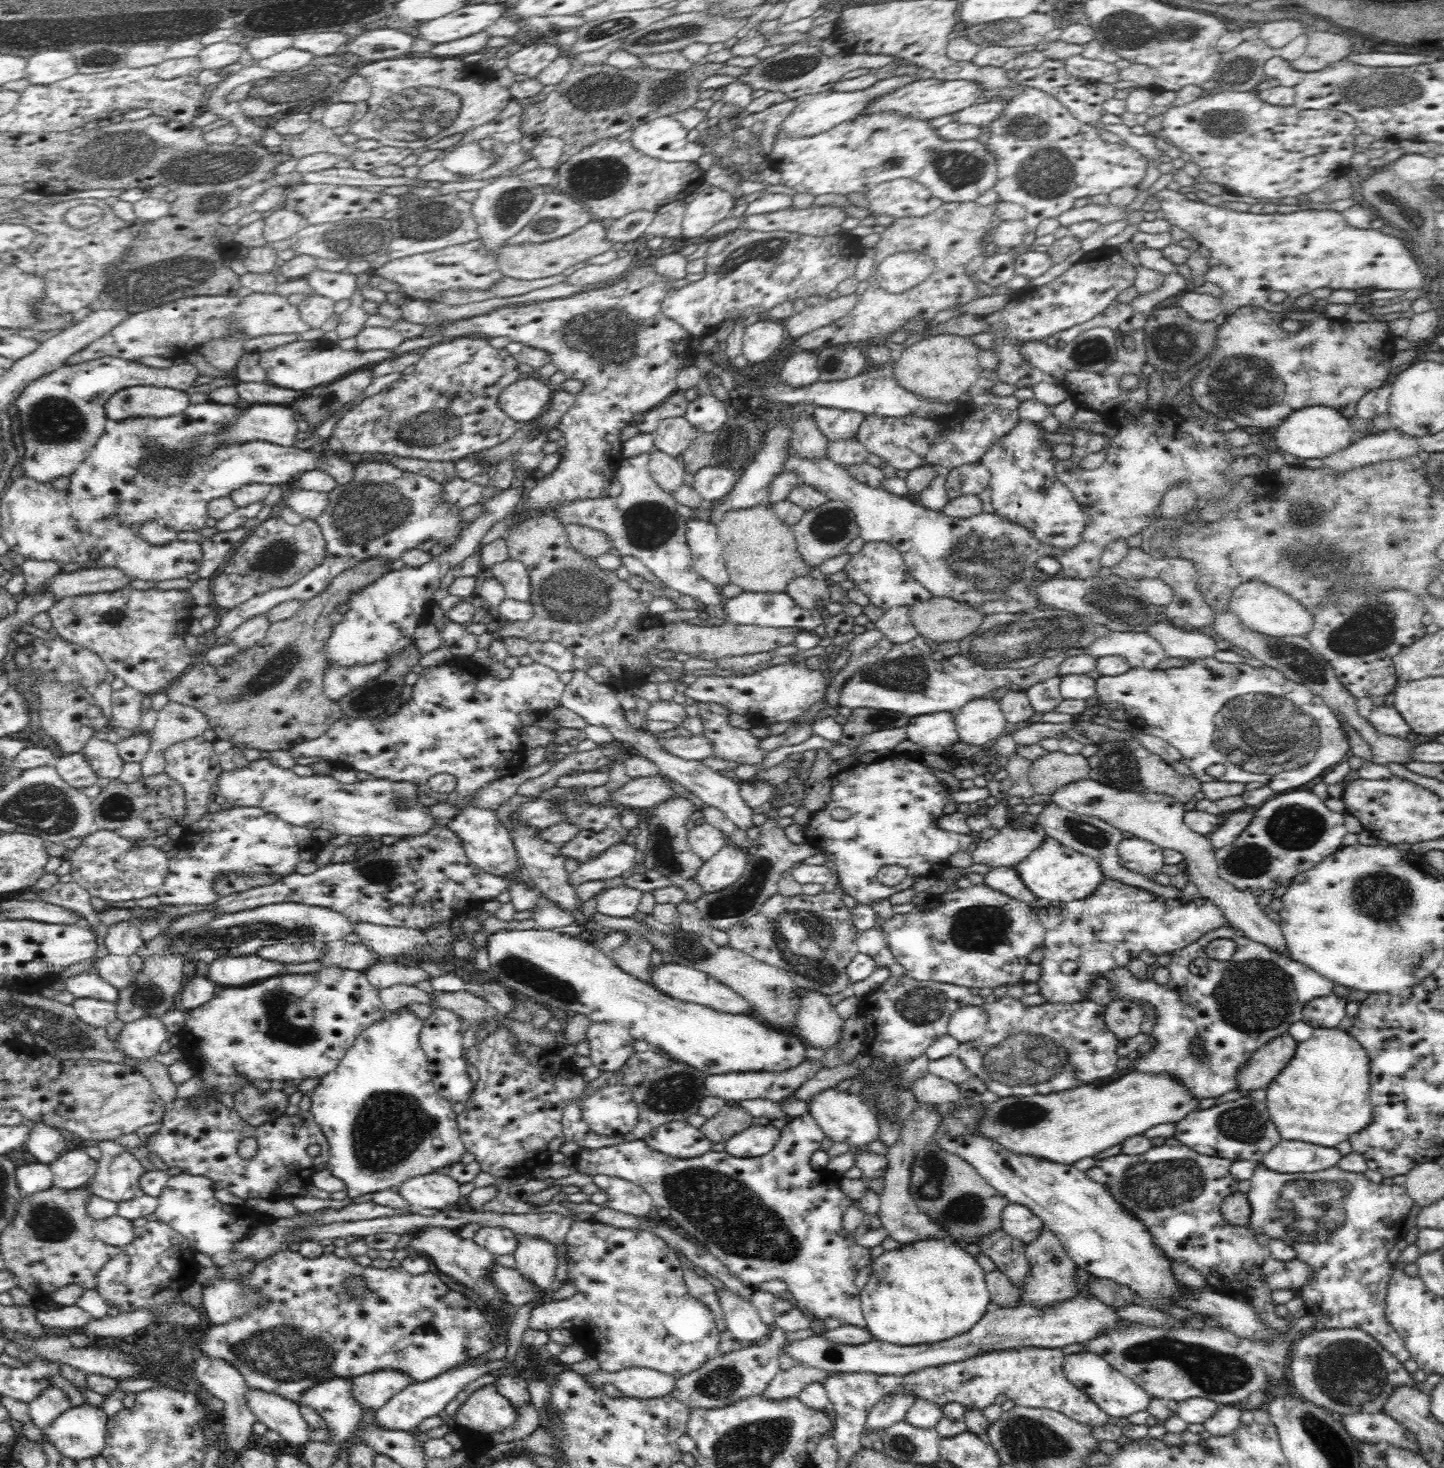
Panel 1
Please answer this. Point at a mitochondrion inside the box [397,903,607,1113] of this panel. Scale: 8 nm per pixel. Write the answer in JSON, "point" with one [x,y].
{"point":[523,971]}

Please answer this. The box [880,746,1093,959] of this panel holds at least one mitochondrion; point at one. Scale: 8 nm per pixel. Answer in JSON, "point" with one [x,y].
{"point":[982,928]}

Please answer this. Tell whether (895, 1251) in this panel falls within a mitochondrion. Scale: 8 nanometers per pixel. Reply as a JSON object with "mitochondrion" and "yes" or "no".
{"mitochondrion":"no"}

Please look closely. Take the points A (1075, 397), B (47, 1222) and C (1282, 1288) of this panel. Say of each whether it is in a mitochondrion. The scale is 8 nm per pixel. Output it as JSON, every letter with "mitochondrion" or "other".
{"A":"other","B":"mitochondrion","C":"other"}

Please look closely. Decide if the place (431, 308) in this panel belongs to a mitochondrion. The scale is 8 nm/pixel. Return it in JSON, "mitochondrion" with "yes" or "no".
{"mitochondrion":"no"}

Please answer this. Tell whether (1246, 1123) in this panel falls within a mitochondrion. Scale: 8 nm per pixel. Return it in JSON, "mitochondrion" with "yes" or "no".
{"mitochondrion":"yes"}

